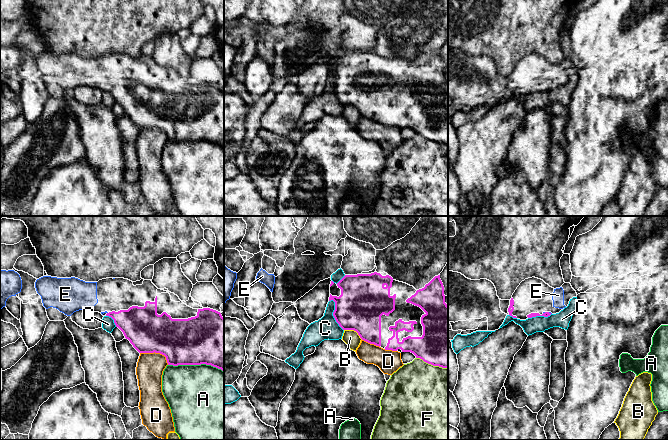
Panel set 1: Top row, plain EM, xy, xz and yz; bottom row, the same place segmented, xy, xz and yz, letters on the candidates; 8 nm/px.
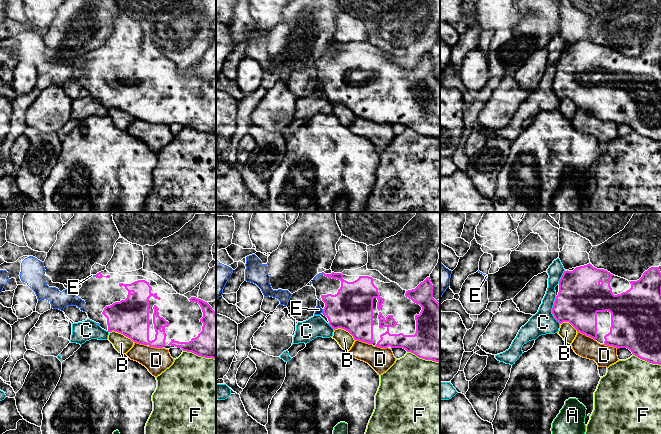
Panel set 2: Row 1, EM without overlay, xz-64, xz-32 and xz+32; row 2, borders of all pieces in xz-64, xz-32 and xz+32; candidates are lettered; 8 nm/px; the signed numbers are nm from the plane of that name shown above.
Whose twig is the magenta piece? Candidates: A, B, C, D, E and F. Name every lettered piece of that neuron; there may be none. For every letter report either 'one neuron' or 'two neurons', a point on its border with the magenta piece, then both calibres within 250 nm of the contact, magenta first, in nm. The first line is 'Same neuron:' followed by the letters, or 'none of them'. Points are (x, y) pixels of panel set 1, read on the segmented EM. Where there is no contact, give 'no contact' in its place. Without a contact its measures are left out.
Same neuron: E
A: two neurons; contact xy (196, 364); calibres 420 and 500 nm
B: two neurons; contact xz (354, 330); calibres 380 and 120 nm
C: two neurons; contact xz (333, 315); calibres 380 and 180 nm
D: two neurons; contact xy (156, 352); calibres 360 and 220 nm
E: one neuron; contact yz (550, 313); calibres 50 and 20 nm
F: two neurons; contact xz (432, 364); calibres 420 and 480 nm

